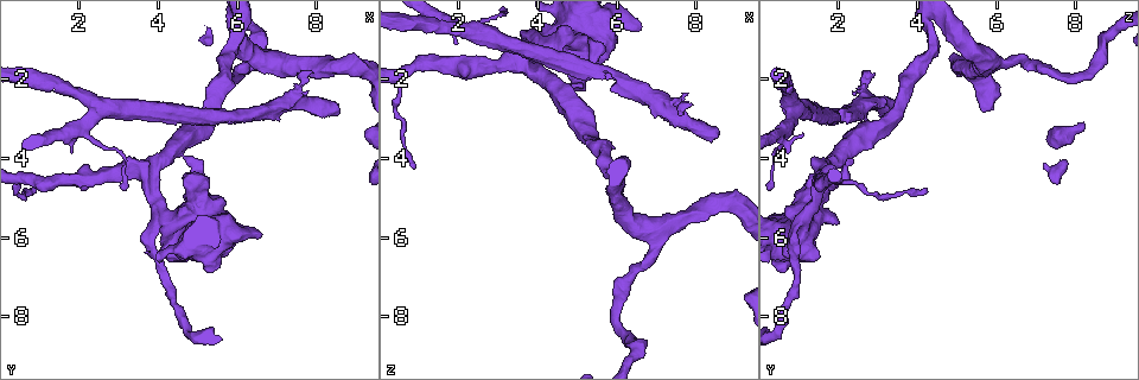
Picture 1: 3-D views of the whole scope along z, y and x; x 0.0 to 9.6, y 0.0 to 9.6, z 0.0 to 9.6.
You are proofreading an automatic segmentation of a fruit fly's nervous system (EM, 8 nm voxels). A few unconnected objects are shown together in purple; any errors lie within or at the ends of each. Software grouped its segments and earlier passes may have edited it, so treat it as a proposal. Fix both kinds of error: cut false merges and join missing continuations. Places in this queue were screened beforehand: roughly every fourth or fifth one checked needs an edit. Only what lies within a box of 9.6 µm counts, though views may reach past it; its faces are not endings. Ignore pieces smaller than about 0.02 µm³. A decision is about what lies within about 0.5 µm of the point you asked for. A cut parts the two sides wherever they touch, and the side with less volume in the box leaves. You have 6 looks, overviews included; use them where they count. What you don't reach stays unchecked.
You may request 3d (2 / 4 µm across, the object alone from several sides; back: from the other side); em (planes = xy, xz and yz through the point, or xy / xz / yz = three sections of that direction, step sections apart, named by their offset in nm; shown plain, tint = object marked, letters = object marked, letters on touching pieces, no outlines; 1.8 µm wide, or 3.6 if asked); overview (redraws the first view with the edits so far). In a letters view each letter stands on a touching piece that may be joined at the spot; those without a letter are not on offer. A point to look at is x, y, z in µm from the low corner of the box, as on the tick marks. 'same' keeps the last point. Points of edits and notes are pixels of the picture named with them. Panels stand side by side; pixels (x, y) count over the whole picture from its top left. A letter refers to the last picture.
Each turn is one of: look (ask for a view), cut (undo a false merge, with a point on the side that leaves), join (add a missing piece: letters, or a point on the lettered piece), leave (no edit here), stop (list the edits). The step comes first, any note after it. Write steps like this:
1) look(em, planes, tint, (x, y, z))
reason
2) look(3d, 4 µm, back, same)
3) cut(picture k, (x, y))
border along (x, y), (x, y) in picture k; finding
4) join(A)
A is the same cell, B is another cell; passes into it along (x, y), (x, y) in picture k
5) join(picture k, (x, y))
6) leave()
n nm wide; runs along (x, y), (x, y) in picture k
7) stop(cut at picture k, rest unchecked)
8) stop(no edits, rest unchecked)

look(em, 3.6 µm, planes, tint, (7.30, 2.60, 2.75))

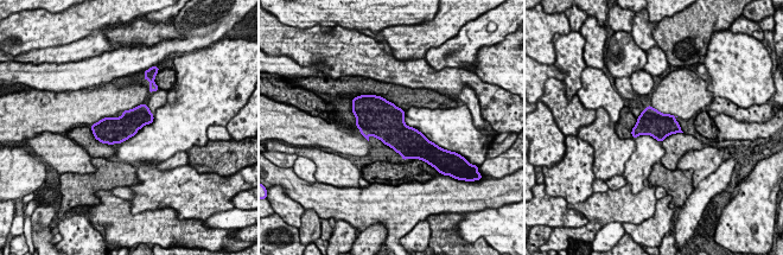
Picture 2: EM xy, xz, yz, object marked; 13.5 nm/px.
look(em, 3.6 µm, planes, letters, same)
see the neighbours

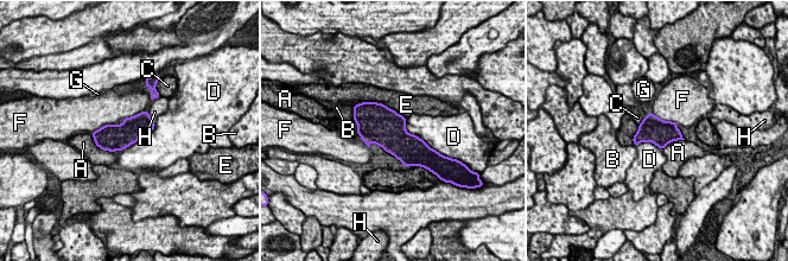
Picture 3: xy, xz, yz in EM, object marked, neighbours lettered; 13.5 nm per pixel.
leave()
E touches over 600 nm; A, B, C, D, E, F, G and H are other cells; continuous, no second cell

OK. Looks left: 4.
look(3d, 4 µm, back, (0.85, 4.75, 4.30))
tapers out

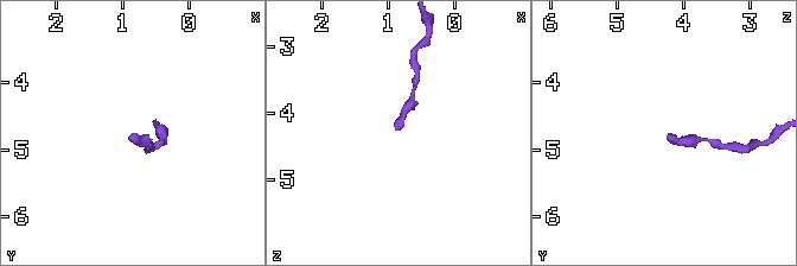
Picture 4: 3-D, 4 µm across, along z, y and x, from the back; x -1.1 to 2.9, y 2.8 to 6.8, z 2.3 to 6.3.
look(em, planes, letters, (0.85, 4.75, 4.30))
now the EM

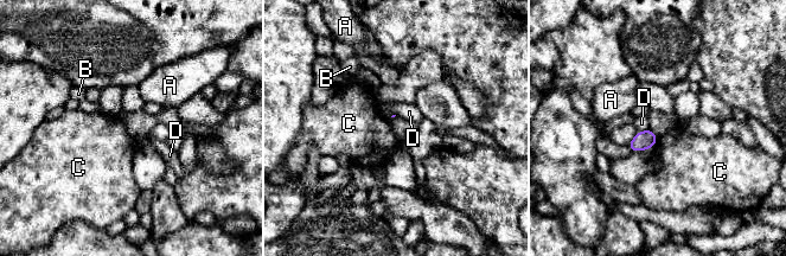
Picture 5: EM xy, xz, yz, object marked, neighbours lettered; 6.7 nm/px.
leave()
A, B, C and D are other cells; border along (658, 138), (654, 145) in picture 5; none of them fits

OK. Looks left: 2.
stop(no edits, rest unchecked)

